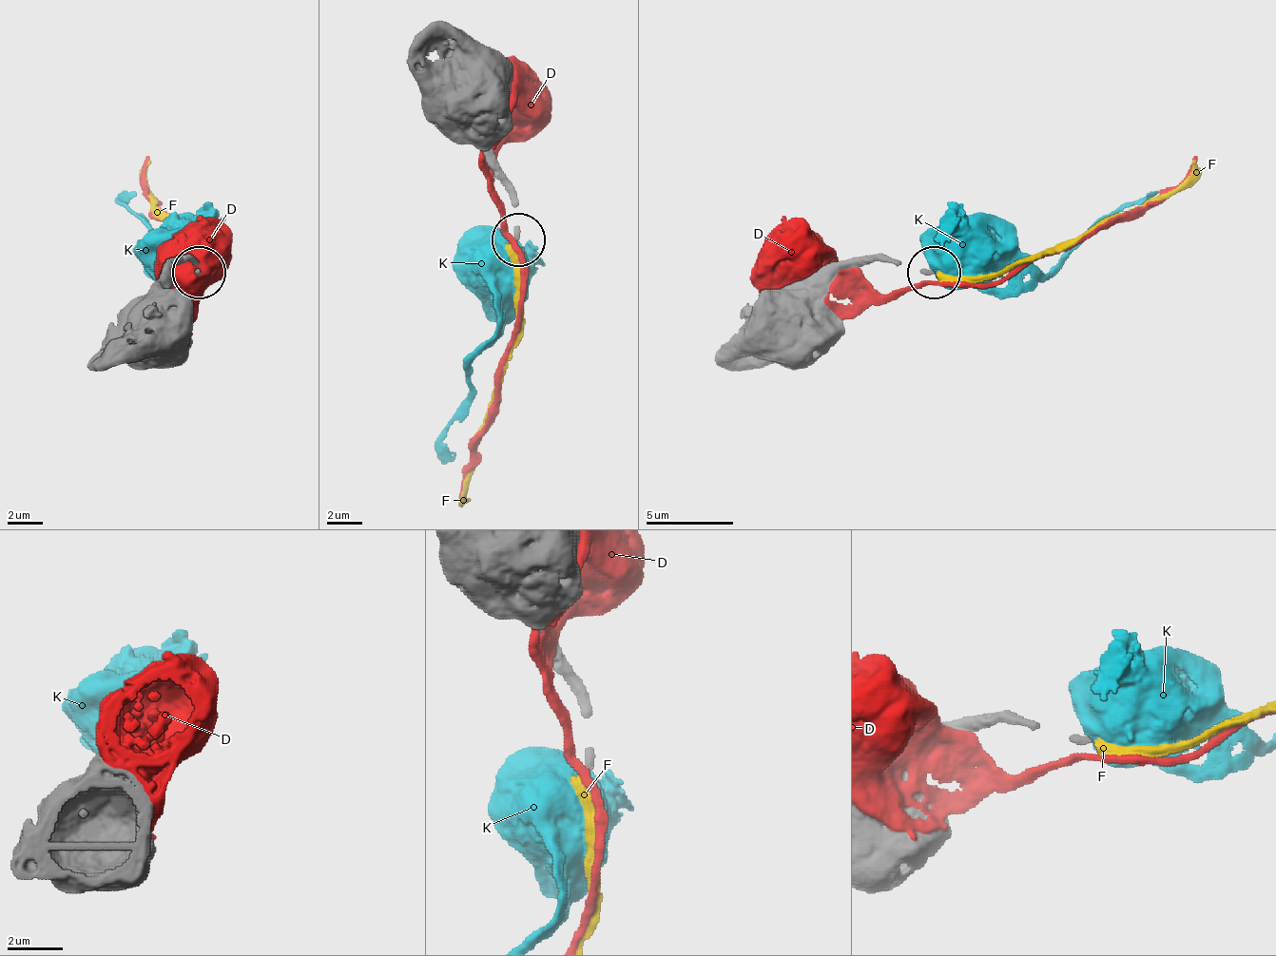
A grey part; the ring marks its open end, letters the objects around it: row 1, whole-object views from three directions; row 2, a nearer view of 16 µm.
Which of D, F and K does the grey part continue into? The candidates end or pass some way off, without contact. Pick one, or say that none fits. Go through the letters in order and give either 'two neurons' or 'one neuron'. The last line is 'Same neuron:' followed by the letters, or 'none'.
D: two neurons
F: two neurons
K: two neurons
Same neuron: none

